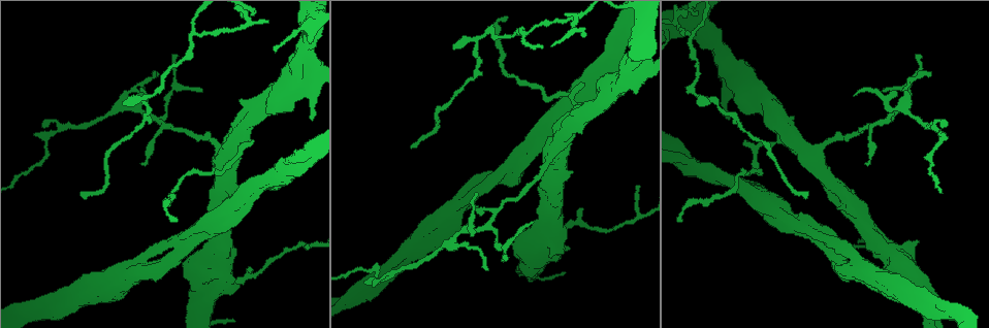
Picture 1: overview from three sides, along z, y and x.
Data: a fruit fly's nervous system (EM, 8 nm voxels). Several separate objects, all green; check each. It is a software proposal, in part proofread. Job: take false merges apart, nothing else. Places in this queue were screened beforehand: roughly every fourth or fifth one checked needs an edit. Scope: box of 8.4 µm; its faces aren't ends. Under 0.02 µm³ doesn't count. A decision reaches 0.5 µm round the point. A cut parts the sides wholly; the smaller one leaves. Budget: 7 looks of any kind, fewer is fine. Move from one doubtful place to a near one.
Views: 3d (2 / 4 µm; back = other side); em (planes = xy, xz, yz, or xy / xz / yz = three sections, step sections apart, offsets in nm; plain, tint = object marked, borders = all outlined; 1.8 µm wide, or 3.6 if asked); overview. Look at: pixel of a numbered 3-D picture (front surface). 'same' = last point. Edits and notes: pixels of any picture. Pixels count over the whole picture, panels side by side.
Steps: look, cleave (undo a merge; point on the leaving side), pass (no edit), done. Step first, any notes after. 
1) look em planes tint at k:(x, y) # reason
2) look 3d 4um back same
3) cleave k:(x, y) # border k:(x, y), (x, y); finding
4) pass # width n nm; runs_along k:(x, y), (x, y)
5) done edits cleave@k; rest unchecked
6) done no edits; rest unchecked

look 3d 4um at 1:(523, 35) # three arms meet

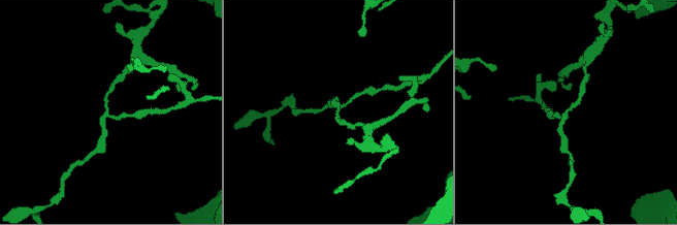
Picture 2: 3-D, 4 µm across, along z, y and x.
look em xy step 8 tint at 2:(565, 118)

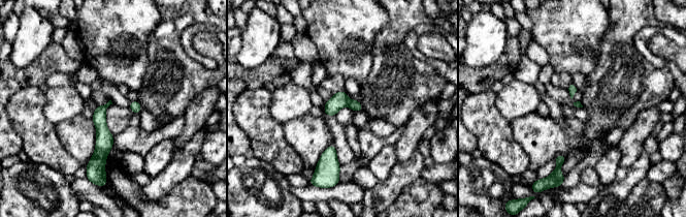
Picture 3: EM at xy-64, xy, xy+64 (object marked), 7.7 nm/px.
look em planes tint same

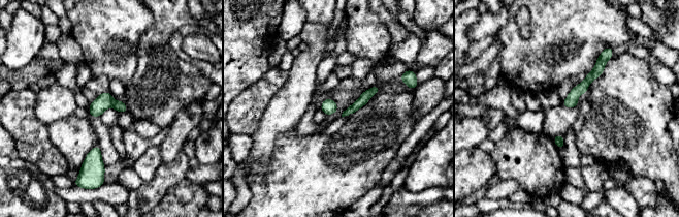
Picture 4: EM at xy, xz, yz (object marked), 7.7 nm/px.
cleave 4:(104, 100) # part_leaving 4:(602, 56), (599, 69), (566, 103); a second cell is stuck on

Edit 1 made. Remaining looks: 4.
look overview

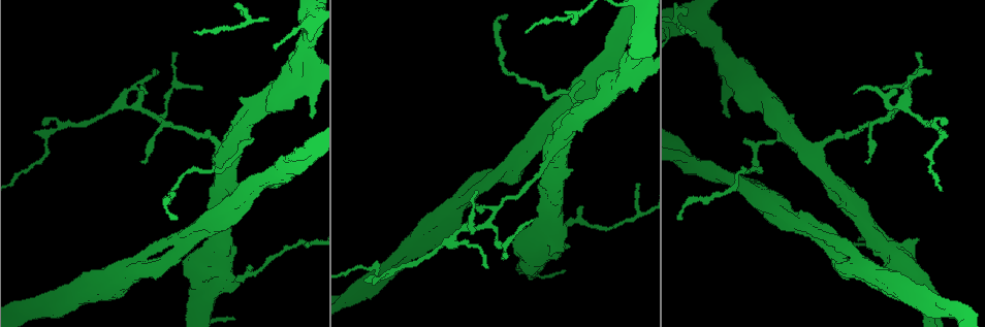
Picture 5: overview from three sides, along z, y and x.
look em planes tint at 5:(788, 131) # thin arm on a thick one

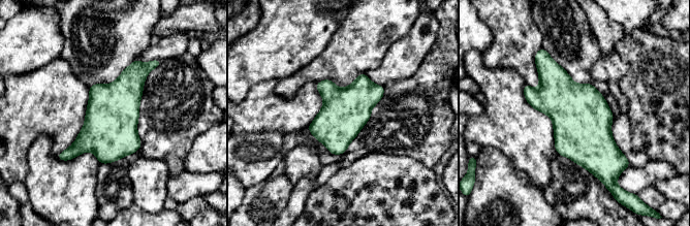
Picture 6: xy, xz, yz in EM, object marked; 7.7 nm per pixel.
pass # all the same cell

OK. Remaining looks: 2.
look 3d 4um at 5:(737, 73) # sharp bend

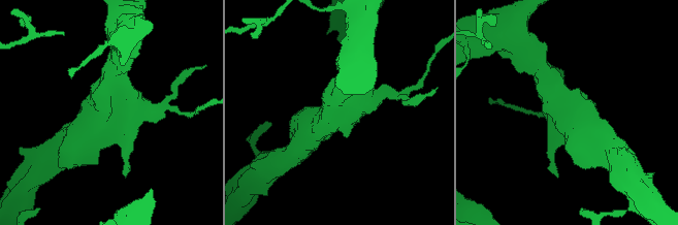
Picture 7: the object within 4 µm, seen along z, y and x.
look em 3.6um planes tint at 7:(120, 112)

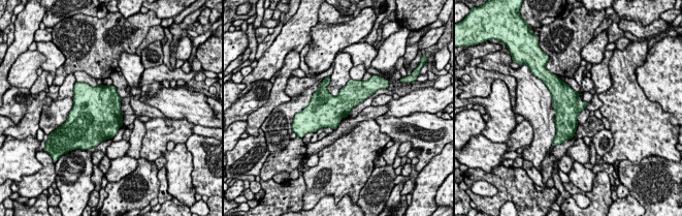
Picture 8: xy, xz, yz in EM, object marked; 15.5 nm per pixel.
pass # continuous, no second cell

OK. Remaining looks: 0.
done edits cleave@4; rest unchecked

